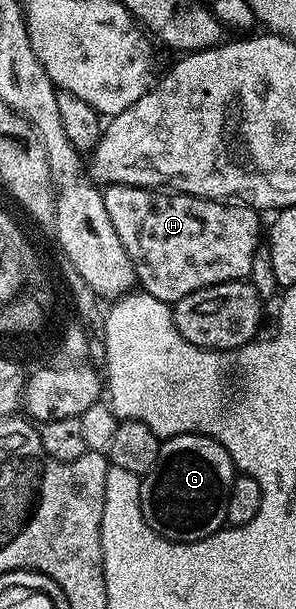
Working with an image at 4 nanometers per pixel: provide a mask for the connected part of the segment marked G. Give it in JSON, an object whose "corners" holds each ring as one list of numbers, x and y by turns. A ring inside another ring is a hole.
{"corners":[[196,432,166,437,159,445,156,462,141,480,141,510,145,514,145,522,159,535,176,542,203,540,206,536,212,536,227,524,227,490,236,475,236,466,225,446,213,438]]}

